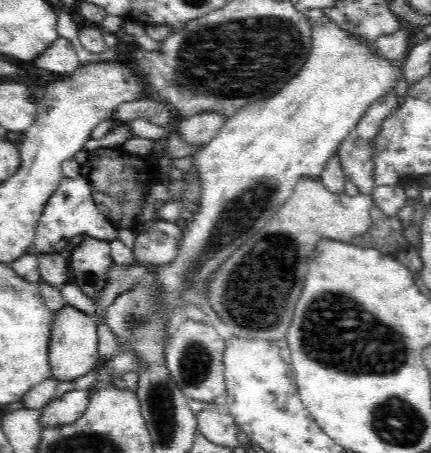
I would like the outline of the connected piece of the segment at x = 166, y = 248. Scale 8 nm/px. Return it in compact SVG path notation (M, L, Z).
M155 219L136 235L133 254L144 266L168 264L176 258L182 235L179 222Z

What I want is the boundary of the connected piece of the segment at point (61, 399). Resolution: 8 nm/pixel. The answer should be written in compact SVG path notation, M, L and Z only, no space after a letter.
M63 389L58 397L42 408L40 420L42 428L62 428L74 424L89 406L89 390Z

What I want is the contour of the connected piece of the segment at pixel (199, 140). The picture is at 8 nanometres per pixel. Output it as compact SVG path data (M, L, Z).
M200 112L187 119L178 120L175 134L188 144L205 145L220 130L226 120L219 112Z

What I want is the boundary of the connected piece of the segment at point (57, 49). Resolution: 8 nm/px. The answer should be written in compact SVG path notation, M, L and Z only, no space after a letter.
M59 37L42 54L33 59L38 68L51 74L66 74L80 66L80 58L70 40Z

